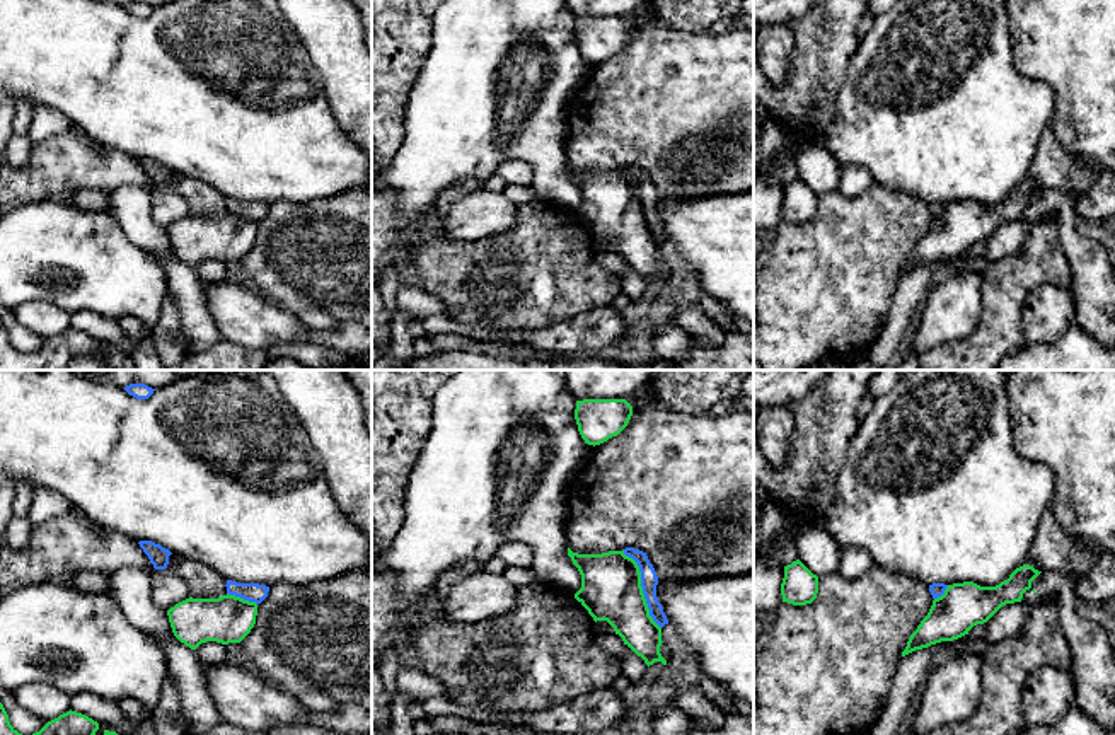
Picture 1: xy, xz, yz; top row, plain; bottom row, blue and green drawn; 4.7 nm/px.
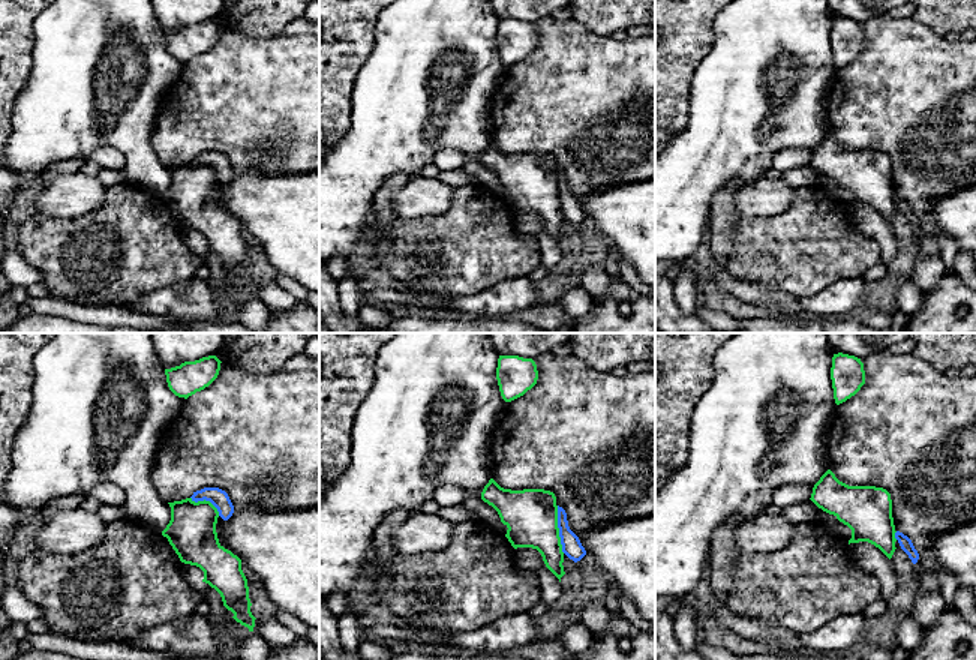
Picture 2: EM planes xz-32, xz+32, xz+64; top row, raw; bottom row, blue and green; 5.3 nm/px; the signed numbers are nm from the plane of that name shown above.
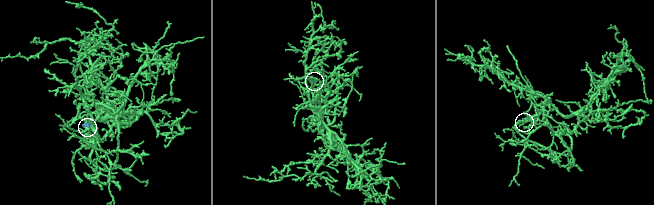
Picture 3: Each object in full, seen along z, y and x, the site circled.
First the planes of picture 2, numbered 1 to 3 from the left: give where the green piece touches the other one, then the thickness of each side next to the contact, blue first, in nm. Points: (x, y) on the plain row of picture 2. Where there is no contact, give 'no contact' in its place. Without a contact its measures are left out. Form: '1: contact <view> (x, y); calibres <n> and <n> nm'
1: contact xz-32 (207, 164); calibres 100 and 260 nm
2: contact xz+32 (559, 194); calibres 110 and 280 nm
3: contact xz+64 (895, 200); calibres 70 and 280 nm

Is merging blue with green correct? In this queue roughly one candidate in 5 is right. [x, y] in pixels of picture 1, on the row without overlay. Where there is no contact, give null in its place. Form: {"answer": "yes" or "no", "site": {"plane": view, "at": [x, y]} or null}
{"answer": "no", "site": {"plane": "xz", "at": [643, 207]}}

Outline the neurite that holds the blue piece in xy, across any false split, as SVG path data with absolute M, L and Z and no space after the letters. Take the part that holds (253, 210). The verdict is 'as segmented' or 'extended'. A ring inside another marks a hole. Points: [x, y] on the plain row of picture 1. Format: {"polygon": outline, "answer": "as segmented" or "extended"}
{"polygon": "M227 198L225 205L227 205L228 213L235 213L235 215L240 215L244 218L256 220L256 222L261 222L268 215L268 210L269 210L269 205L266 205L266 203L237 201L232 198Z", "answer": "as segmented"}

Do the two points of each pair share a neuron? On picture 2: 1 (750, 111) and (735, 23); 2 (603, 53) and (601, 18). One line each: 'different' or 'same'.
1: same
2: different

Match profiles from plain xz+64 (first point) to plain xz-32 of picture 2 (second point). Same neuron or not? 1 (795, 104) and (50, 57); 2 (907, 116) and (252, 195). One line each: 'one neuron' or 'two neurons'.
1: one neuron
2: two neurons

